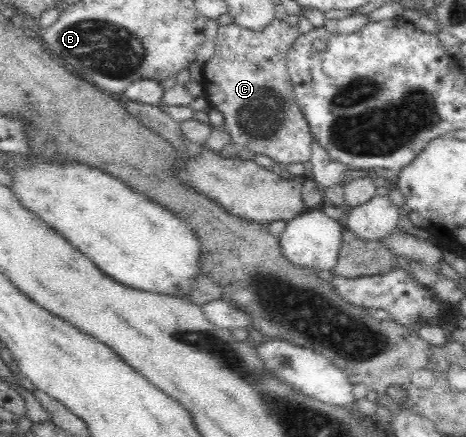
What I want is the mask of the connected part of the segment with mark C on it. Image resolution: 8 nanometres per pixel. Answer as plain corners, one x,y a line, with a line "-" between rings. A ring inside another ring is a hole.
274,18
274,20
261,31
251,31
240,25
218,24
216,44
213,56
202,65
202,77
207,81
203,83
205,97
210,107
220,111
225,118
221,126
223,132
229,134
232,144
238,150
245,149
255,155
267,156
281,164
284,168
287,165
300,163
305,164
311,159
312,134
308,122
298,104
294,85
288,72
287,54
291,46
302,33
298,26
292,26
286,20

